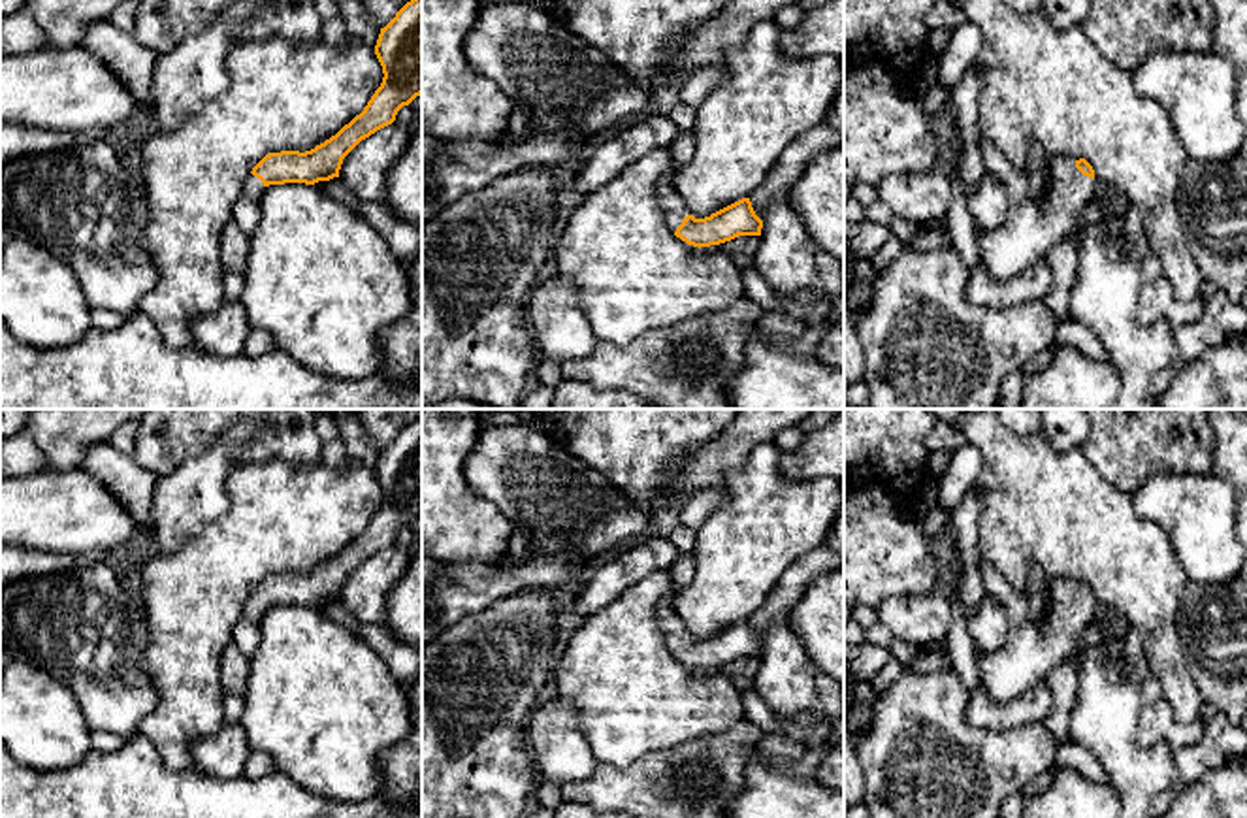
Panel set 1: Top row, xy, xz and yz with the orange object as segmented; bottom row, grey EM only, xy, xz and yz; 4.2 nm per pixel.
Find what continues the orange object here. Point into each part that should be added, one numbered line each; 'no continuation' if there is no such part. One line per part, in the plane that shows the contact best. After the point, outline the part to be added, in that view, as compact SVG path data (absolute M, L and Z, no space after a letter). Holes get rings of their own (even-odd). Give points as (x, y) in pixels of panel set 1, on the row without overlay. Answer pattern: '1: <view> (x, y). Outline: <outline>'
1: yz (1031, 651). Outline: M983 558L980 575L987 596L1004 605L1010 620L1004 645L991 654L976 654L980 686L993 701L1006 703L1045 680L1047 673L1068 658L1098 603L1083 597L1074 581L1055 579L1049 582L1051 609L1044 622L1034 624L1023 592Z

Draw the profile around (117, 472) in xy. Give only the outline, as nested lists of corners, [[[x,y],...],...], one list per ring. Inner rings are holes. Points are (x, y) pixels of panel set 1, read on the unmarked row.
[[[109,441],[94,443],[79,467],[92,473],[136,520],[138,532],[153,530],[153,499],[156,477],[143,471],[132,454],[117,450]]]

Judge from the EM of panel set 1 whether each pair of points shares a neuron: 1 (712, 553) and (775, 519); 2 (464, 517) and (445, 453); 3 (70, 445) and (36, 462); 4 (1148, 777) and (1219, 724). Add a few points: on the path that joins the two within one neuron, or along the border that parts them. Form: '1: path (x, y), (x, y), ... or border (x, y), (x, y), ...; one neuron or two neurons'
1: path (728, 553), (739, 553), (760, 532); one neuron
2: path (449, 502), (445, 498), (445, 468); one neuron
3: border (25, 428), (49, 466); two neurons
4: border (1176, 751), (1176, 781), (1155, 798); two neurons

